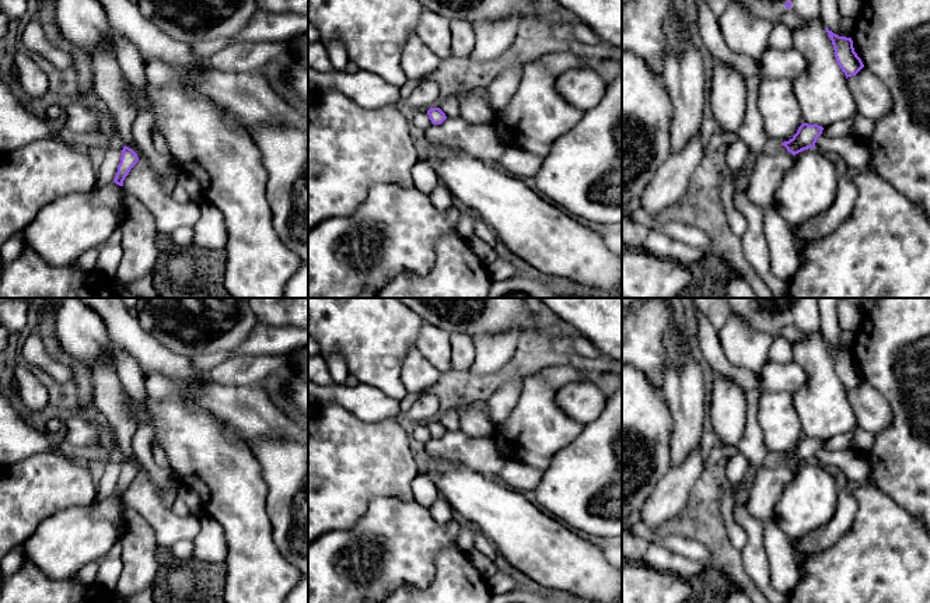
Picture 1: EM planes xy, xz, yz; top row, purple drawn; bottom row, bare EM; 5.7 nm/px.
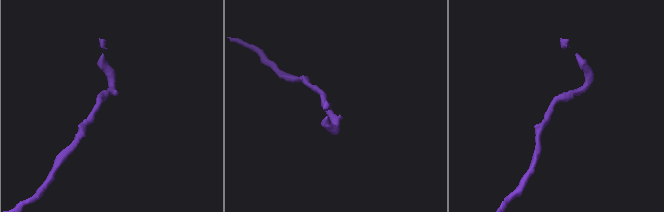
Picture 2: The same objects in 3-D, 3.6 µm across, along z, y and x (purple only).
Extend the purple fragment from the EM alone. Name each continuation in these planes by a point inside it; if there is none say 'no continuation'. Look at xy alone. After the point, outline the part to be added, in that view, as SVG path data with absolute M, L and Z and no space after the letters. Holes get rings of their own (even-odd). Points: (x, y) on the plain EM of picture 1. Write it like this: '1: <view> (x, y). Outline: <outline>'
no continuation

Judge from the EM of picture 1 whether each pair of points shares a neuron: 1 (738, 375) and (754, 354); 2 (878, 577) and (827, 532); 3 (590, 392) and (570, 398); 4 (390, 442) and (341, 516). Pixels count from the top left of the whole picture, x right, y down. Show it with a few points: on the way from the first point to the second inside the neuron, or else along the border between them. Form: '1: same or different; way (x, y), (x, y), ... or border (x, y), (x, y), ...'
1: different; border (720, 346), (731, 364), (754, 372), (769, 360)
2: different; border (856, 512), (852, 526), (836, 542), (808, 556)
3: same; way (586, 396), (574, 398)
4: same; way (371, 460), (341, 491), (341, 498)

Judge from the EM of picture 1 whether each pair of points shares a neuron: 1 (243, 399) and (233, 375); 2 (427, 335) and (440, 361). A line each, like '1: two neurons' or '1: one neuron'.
1: two neurons
2: one neuron

